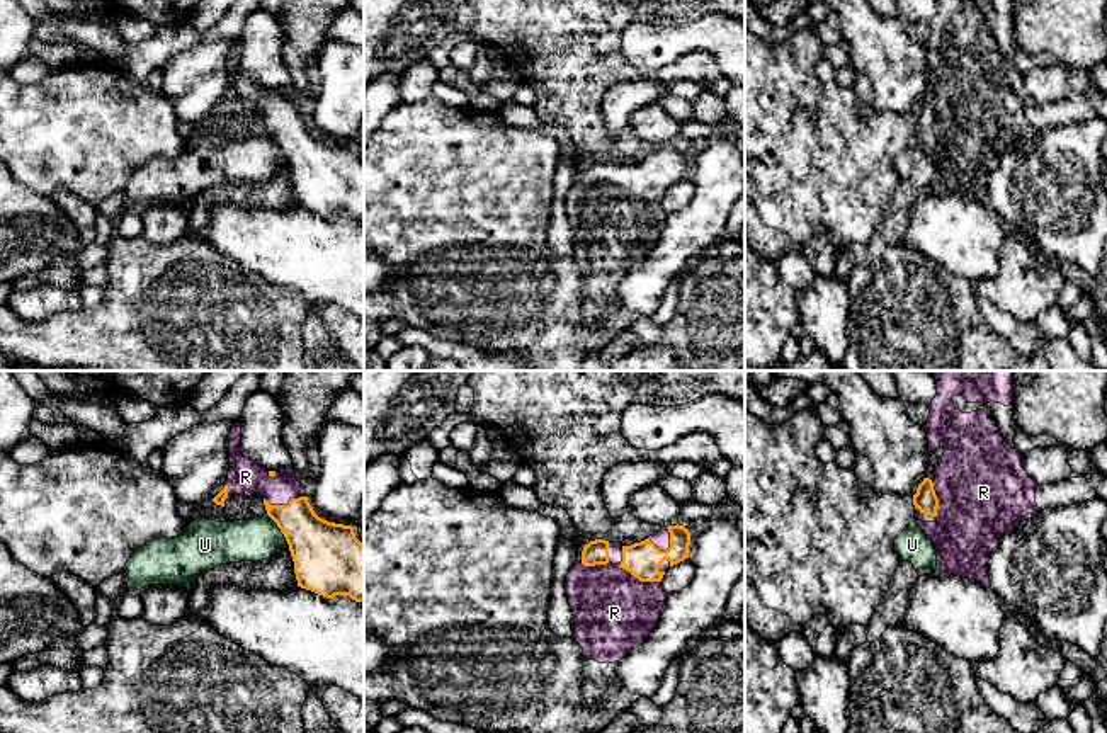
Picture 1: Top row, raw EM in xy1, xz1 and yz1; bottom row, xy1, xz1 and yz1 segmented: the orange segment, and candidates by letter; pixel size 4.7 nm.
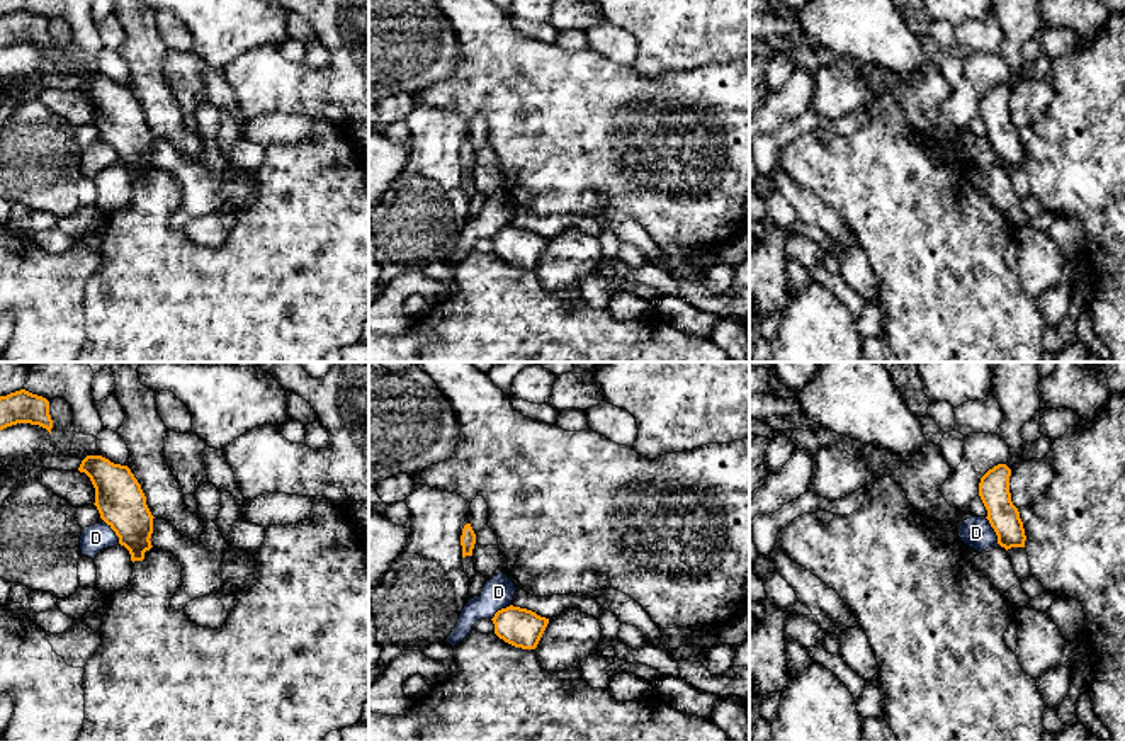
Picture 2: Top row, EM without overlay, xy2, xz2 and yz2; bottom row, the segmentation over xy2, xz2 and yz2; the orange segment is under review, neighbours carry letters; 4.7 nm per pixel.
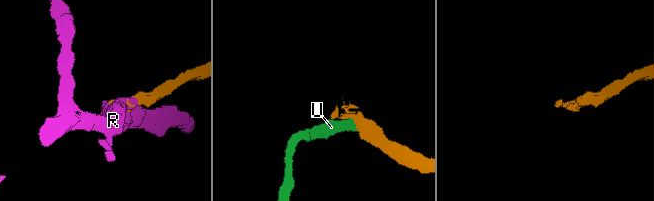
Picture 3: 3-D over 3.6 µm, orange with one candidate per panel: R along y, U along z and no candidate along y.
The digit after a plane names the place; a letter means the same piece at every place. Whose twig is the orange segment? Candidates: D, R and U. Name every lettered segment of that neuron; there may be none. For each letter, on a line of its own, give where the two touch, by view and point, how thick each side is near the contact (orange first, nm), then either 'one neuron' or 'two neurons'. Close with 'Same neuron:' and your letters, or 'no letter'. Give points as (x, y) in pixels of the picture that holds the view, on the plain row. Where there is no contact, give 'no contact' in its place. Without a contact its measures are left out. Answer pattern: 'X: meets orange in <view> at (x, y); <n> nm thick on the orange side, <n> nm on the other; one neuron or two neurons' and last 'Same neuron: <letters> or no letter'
D: meets orange in yz2 at (994, 150); 150 nm thick on the orange side, 150 nm on the other; two neurons
R: meets orange in xz1 at (602, 182); 110 nm thick on the orange side, 380 nm on the other; one neuron
U: meets orange in xy1 at (281, 150); 320 nm thick on the orange side, 200 nm on the other; two neurons
Same neuron: R

